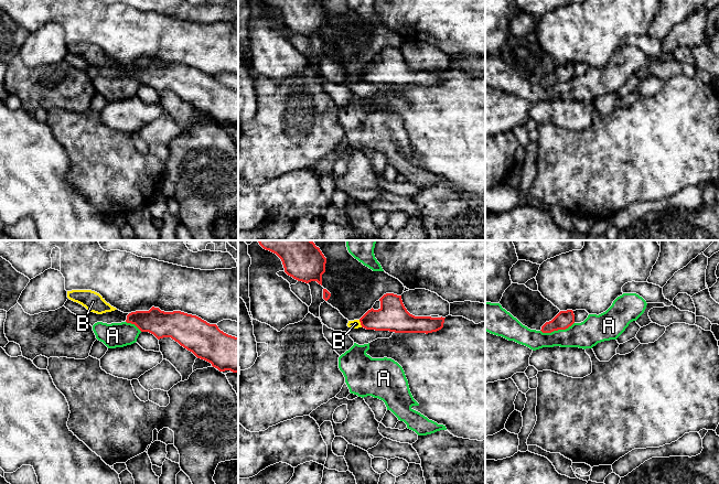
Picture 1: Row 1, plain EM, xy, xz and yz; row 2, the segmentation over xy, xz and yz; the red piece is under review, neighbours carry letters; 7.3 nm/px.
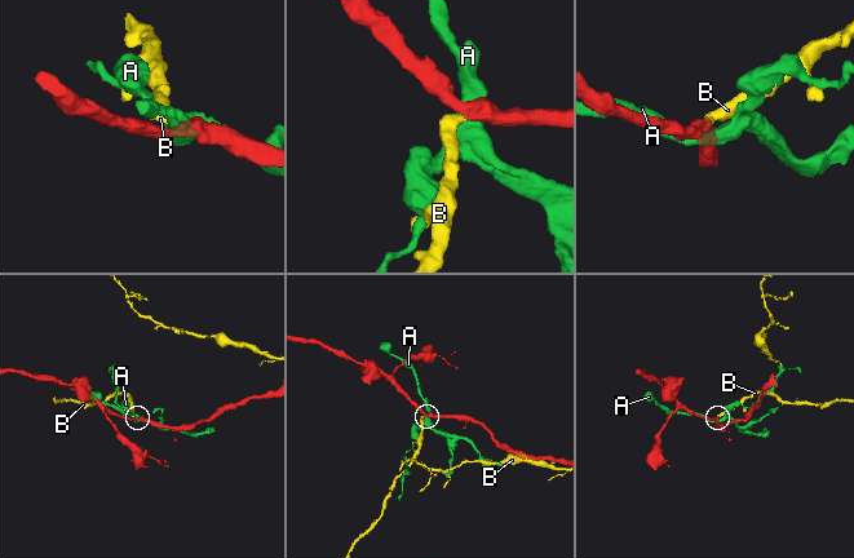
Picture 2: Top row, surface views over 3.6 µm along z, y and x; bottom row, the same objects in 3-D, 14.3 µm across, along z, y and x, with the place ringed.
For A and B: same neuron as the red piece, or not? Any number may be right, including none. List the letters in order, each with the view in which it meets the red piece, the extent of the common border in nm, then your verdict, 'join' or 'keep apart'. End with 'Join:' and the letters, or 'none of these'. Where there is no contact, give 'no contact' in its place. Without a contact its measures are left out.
A: yz | 260 nm | keep apart
B: xz | 60 nm | keep apart
Join: none of these

